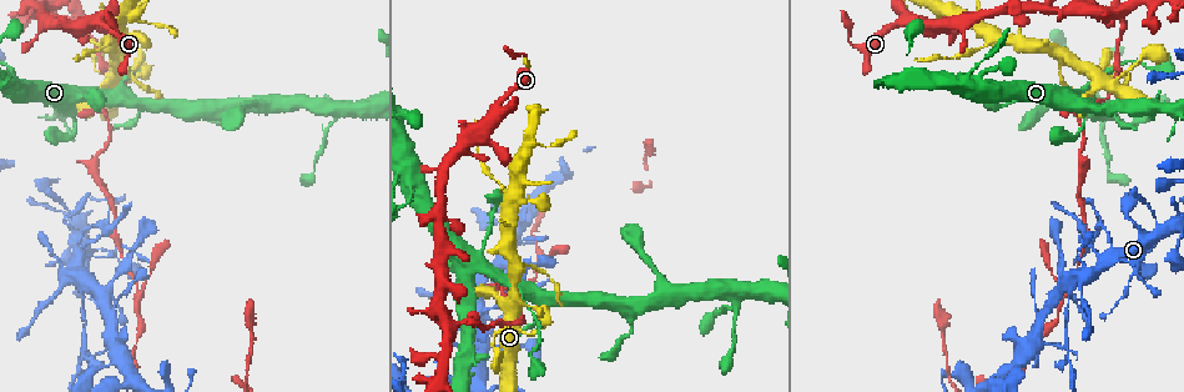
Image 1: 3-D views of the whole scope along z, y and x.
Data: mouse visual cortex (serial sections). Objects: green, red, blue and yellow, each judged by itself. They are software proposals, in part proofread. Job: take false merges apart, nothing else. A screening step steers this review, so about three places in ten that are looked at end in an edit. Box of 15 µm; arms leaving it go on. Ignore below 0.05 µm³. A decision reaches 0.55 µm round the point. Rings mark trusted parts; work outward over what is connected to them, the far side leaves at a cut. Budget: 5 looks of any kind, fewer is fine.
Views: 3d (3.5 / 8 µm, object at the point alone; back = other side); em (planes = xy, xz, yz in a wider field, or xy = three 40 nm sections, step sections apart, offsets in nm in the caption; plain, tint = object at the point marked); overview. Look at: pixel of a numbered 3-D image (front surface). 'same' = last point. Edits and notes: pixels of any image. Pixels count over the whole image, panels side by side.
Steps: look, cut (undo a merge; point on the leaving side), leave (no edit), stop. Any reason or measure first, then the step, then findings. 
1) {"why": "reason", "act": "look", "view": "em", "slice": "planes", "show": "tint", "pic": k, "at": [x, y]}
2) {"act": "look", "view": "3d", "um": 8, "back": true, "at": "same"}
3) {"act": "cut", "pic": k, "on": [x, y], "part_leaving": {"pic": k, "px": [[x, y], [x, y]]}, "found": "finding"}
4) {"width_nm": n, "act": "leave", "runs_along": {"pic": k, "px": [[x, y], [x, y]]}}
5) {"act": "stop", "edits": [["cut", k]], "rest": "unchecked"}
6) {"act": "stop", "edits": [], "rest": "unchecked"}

{"act": "look", "view": "3d", "um": 8, "pic": 1, "at": [137, 113]}

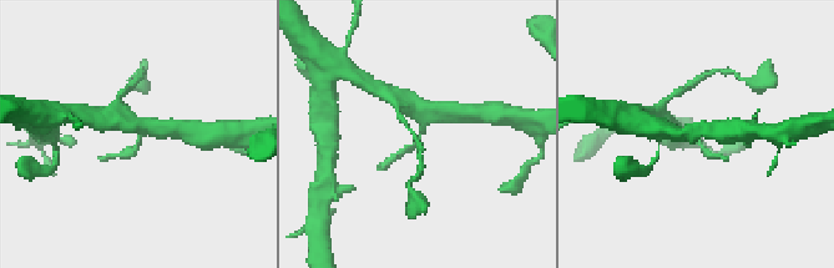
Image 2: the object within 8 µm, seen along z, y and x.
{"act": "look", "view": "em", "slice": "planes", "show": "tint", "pic": 2, "at": [419, 137]}

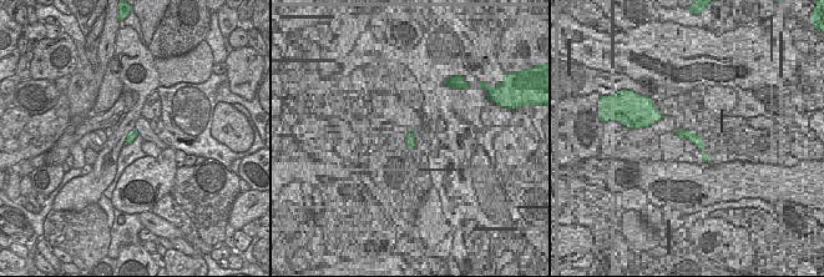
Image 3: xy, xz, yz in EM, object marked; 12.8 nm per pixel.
{"act": "leave", "runs_along": {"pic": 2, "px": [[668, 125], [686, 130], [716, 157]]}, "found": "one cell here"}

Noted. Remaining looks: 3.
{"why": "thick turns thin", "act": "look", "view": "3d", "um": 8, "back": true, "pic": 1, "at": [1108, 239]}

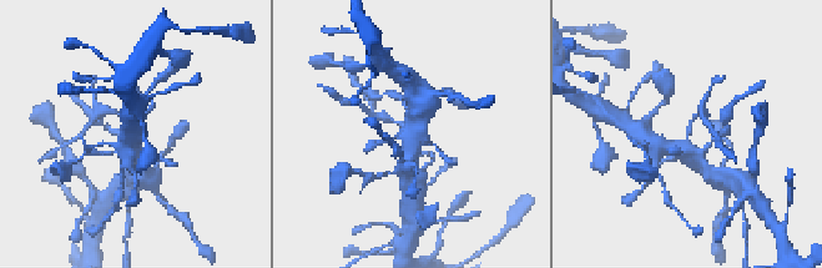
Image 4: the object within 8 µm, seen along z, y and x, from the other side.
{"arm_widths_nm": [150, 450], "why": "shape alone is not enough", "act": "look", "view": "em", "slice": "planes", "show": "tint", "pic": 4, "at": [689, 131]}

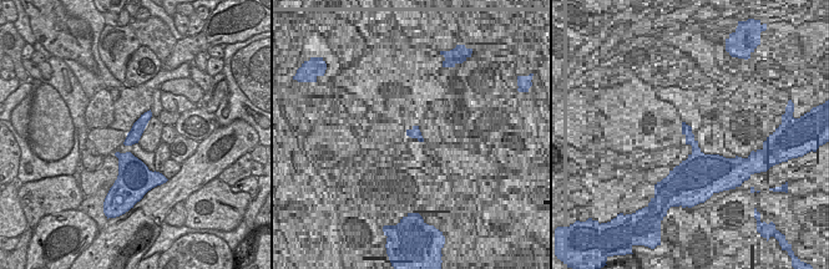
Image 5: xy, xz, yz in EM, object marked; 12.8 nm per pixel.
{"width_nm": 170, "act": "leave", "runs_along": {"pic": 5, "px": [[147, 115], [127, 142]]}, "found": "continuous, no second cell"}

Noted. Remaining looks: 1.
{"act": "stop", "edits": [], "rest": "unchecked"}

